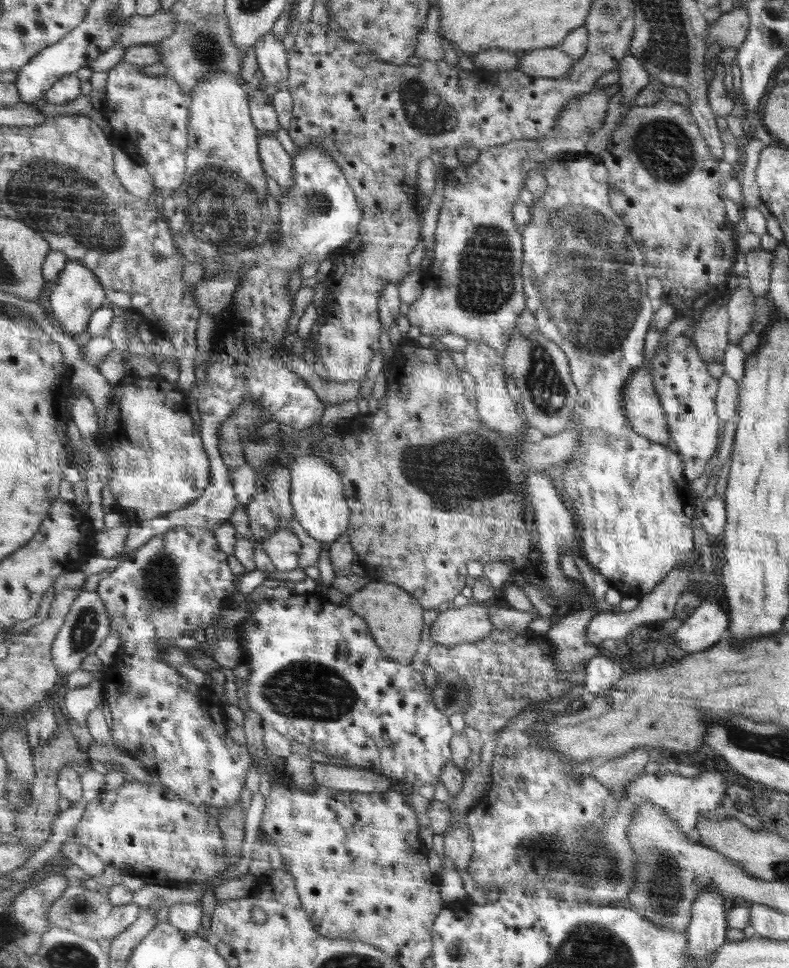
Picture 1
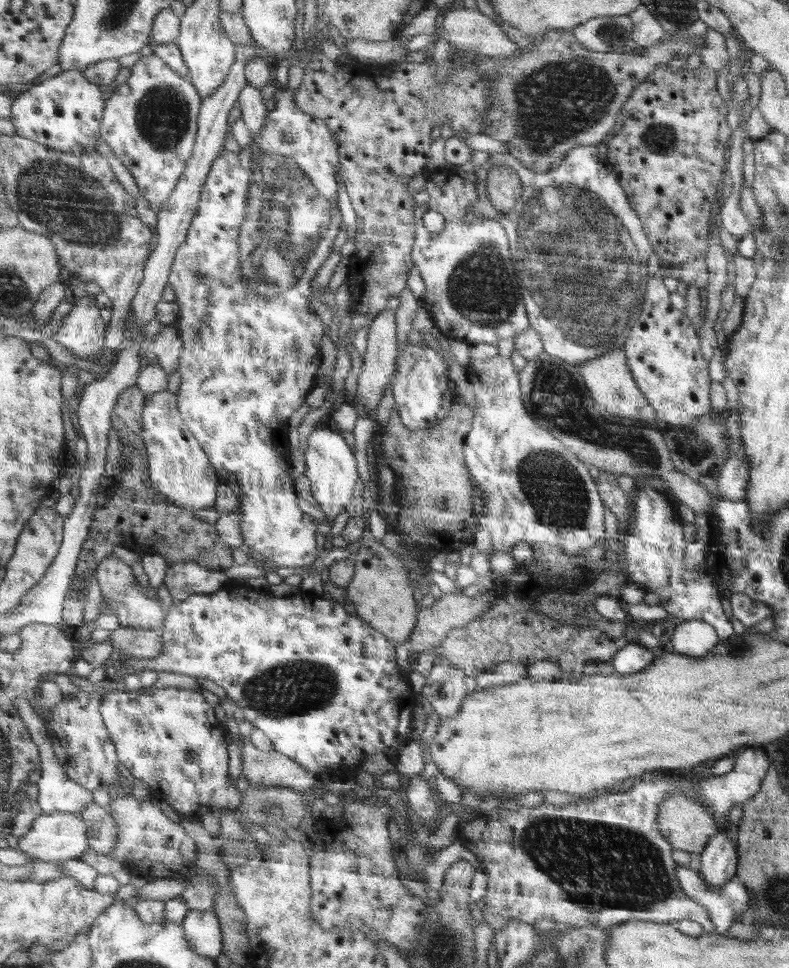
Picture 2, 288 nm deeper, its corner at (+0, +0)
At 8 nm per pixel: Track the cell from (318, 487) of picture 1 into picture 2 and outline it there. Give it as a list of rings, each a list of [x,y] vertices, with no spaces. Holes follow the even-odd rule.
[[[315,428],[309,436],[305,464],[305,478],[311,482],[311,498],[317,504],[317,510],[323,514],[323,518],[327,518],[327,522],[331,524],[337,516],[345,514],[345,508],[349,504],[355,502],[353,490],[357,486],[357,478],[361,476],[357,454],[349,448],[349,444],[339,432]]]

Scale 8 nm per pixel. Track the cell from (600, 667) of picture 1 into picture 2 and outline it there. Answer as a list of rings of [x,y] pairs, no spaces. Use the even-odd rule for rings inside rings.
[[[629,640],[627,646],[623,646],[621,650],[617,650],[617,654],[613,654],[609,664],[613,666],[613,674],[627,676],[651,666],[655,656],[657,656],[657,650],[647,650],[639,646],[635,640]]]

